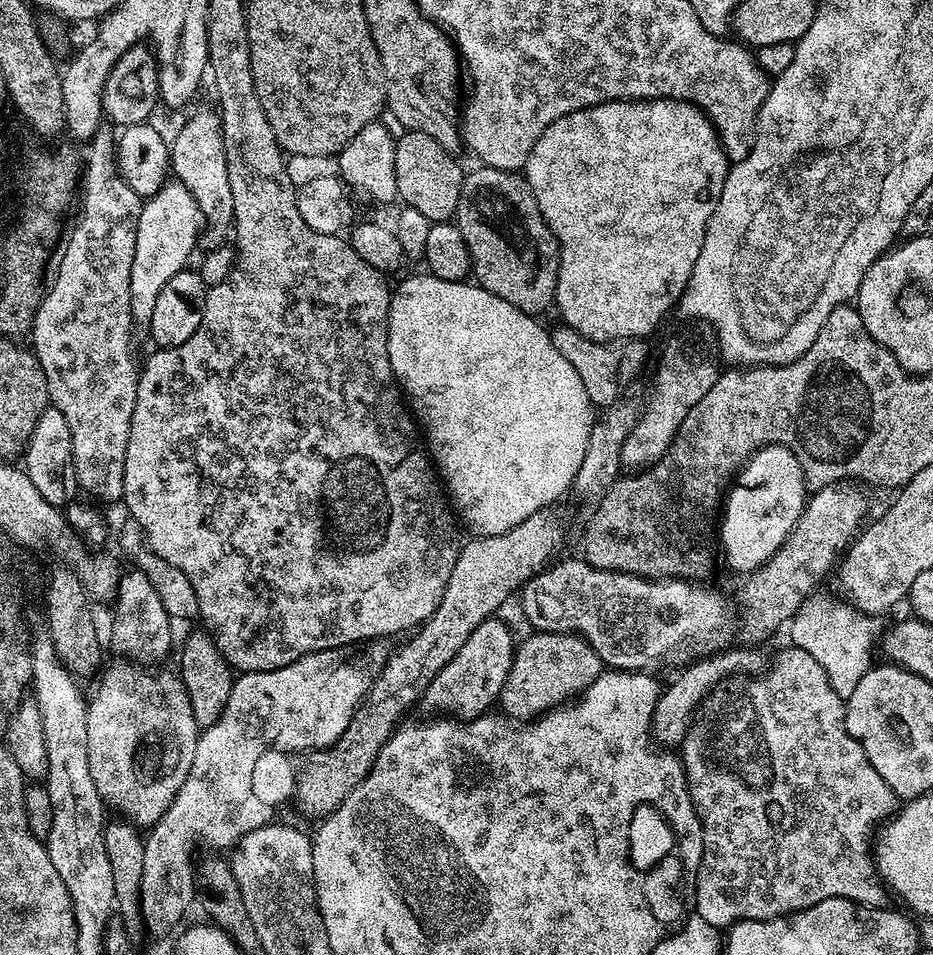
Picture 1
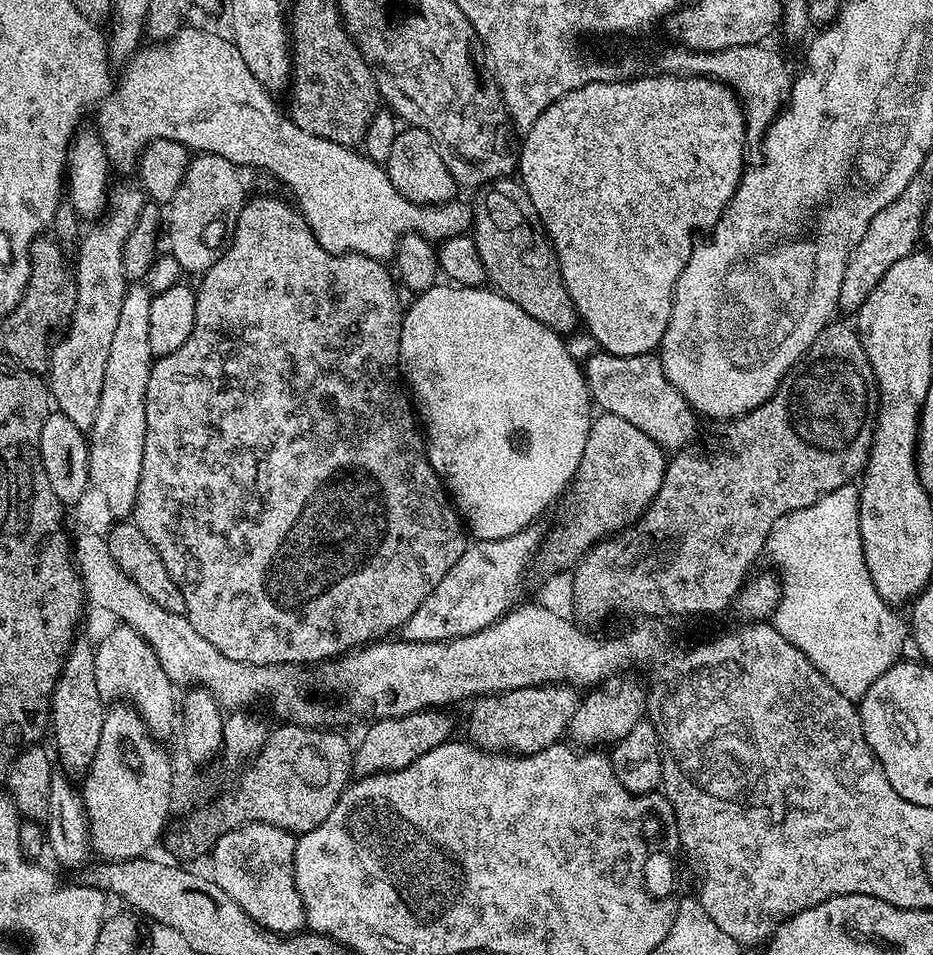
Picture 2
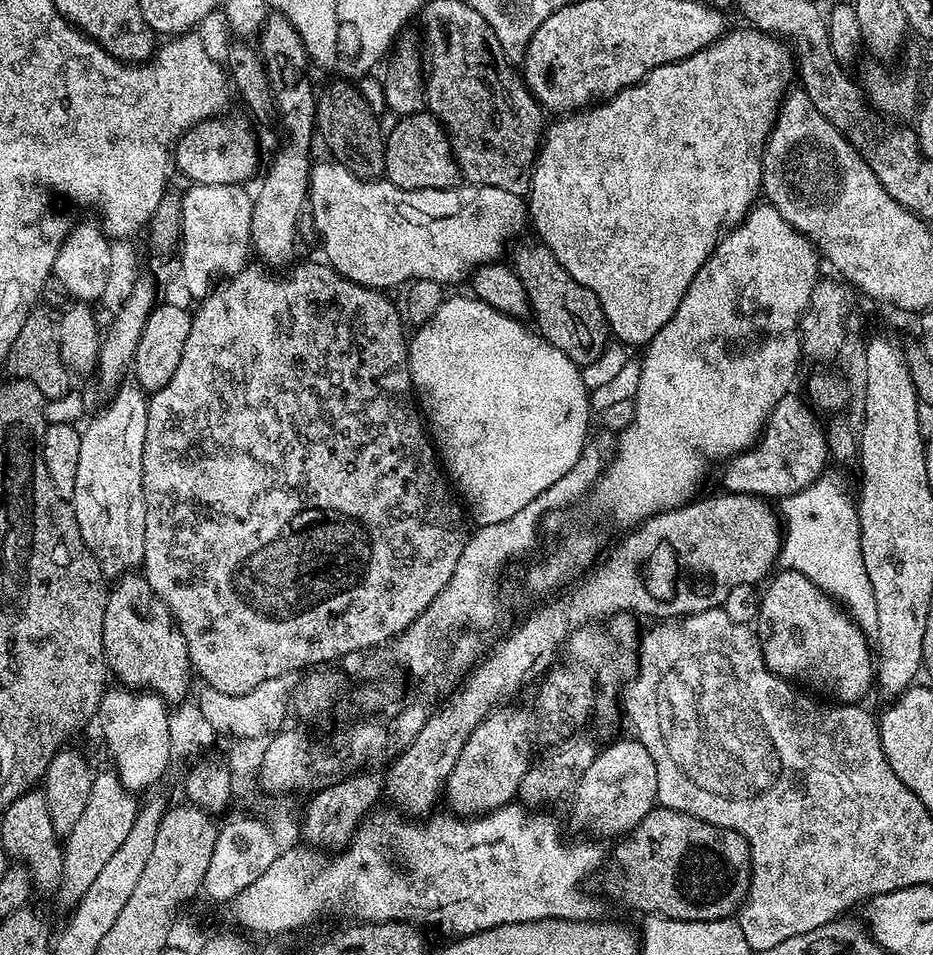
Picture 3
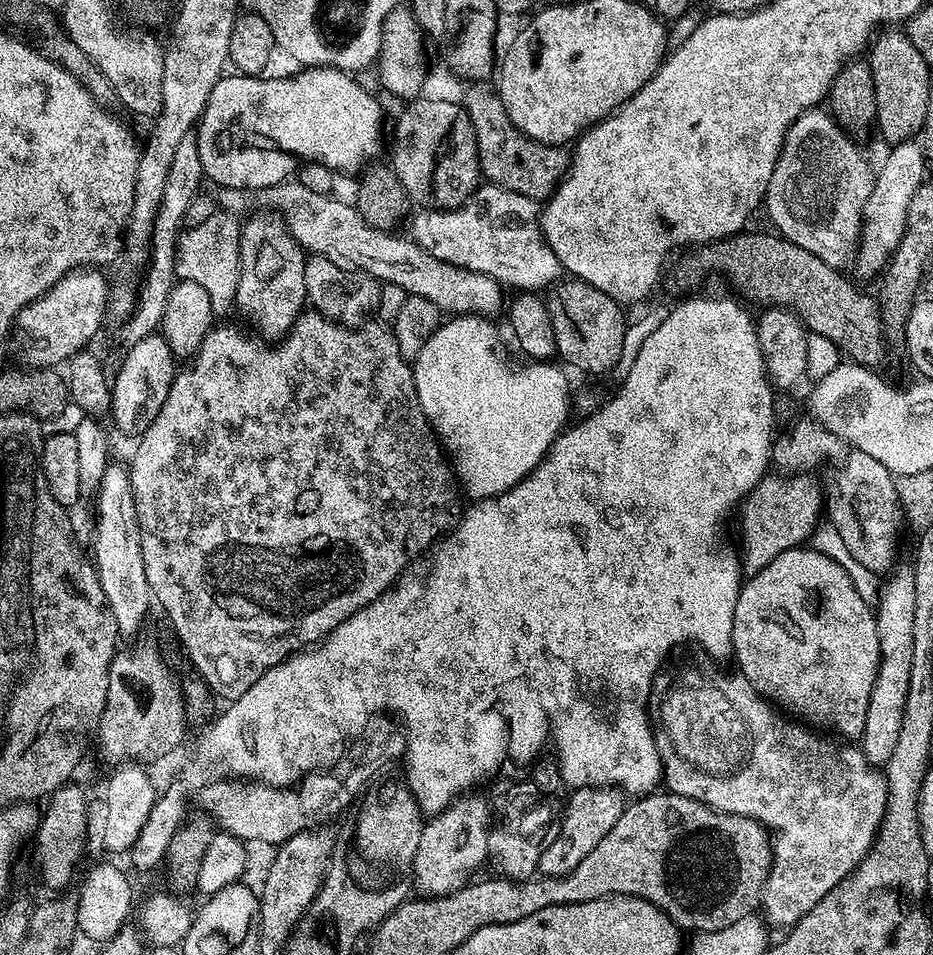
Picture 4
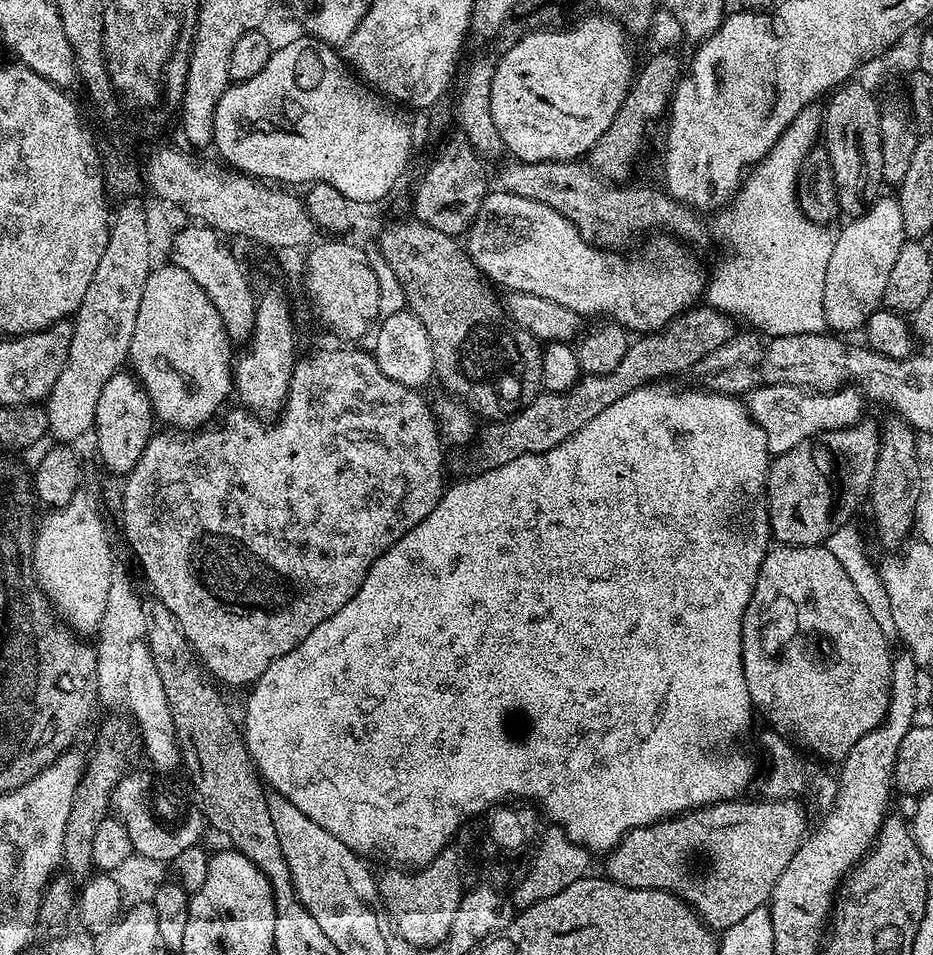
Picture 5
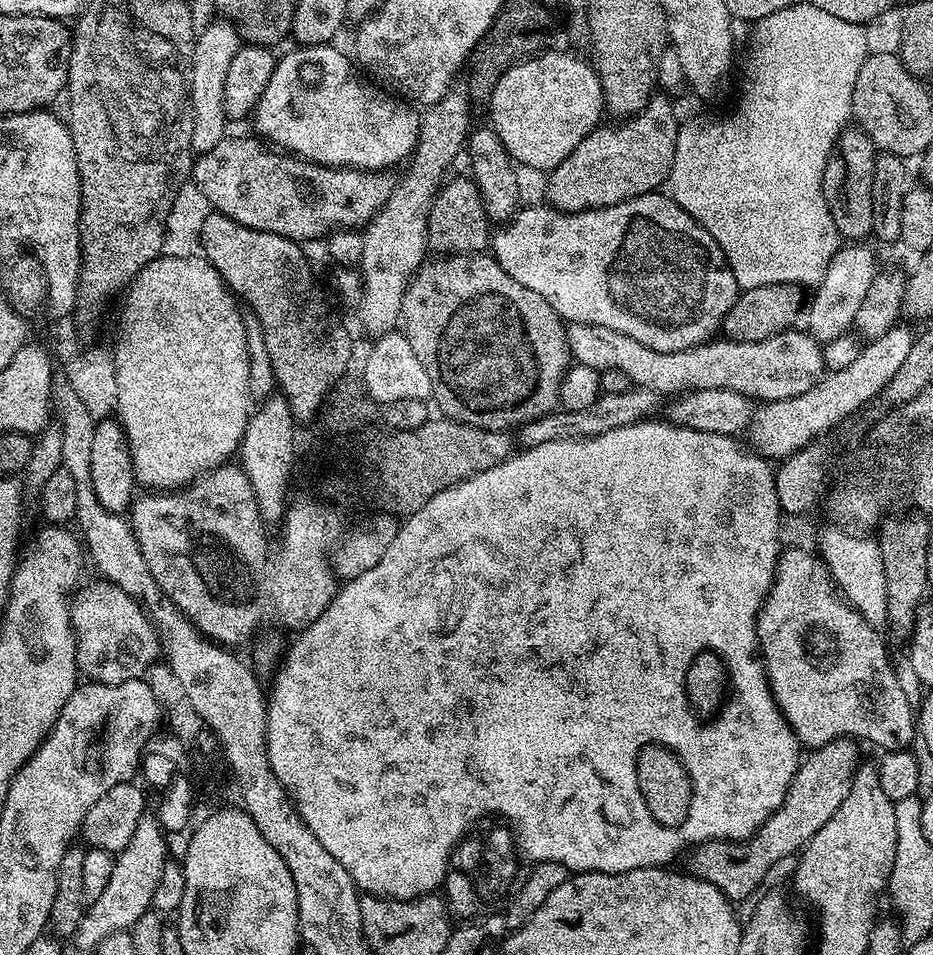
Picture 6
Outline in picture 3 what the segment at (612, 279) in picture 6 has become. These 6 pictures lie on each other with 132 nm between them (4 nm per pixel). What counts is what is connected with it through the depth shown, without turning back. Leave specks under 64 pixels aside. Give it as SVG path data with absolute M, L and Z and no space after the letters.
M325 158L321 164L313 163L308 173L308 195L306 197L307 207L312 207L312 224L316 227L316 232L320 235L320 240L324 243L323 259L336 269L338 274L342 274L350 282L361 284L367 288L378 288L381 290L392 290L400 283L413 280L433 280L445 286L456 284L459 280L467 281L472 275L472 271L479 264L490 264L501 259L504 247L508 244L508 239L515 232L520 232L526 224L526 200L525 197L510 194L510 190L498 190L498 186L482 186L481 184L461 183L454 188L399 188L394 186L386 178L373 178L363 180L361 176L354 175L346 166L337 164L331 159Z

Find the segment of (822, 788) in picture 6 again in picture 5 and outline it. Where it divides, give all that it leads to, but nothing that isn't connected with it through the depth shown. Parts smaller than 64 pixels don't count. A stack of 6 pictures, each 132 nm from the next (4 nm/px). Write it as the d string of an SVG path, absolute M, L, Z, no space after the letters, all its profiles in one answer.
M749 798L723 800L717 804L706 804L679 816L670 816L657 824L635 828L627 832L619 844L607 853L603 871L607 879L615 884L631 888L653 888L663 892L673 892L684 903L689 904L713 930L723 930L734 926L734 922L746 918L750 910L765 907L772 899L772 891L782 878L782 870L790 866L790 858L800 848L800 843L810 831L808 812L796 798L774 800L760 798L755 804Z

